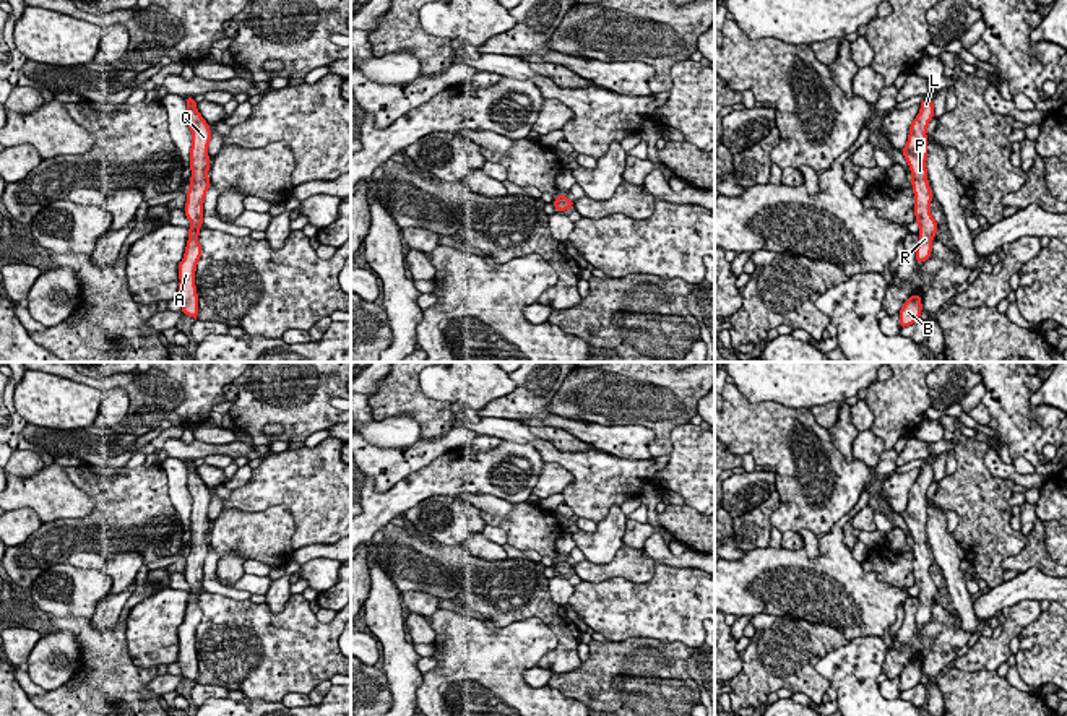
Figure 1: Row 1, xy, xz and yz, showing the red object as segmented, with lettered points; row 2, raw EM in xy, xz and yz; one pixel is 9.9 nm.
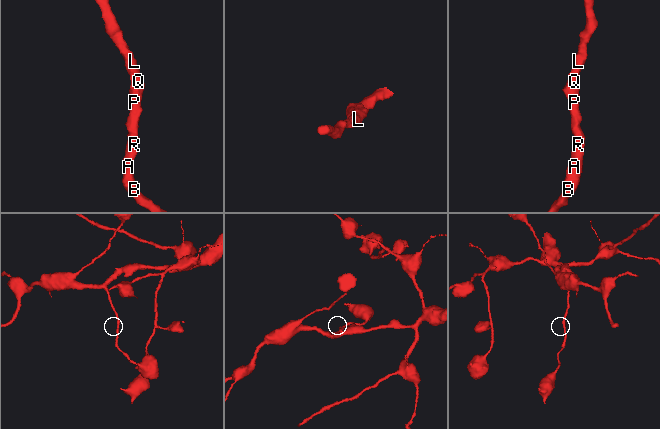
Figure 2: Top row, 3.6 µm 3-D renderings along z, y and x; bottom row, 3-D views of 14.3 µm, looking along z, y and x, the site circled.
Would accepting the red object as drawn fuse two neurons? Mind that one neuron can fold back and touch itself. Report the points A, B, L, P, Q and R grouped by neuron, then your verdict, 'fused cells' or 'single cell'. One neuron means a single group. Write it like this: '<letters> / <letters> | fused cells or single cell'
A B L P Q R | single cell

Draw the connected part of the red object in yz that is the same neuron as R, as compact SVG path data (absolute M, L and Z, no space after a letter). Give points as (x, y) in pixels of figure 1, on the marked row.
M932 99L921 102L921 110L909 127L906 146L901 149L909 169L914 192L914 214L919 224L919 244L916 248L918 263L926 261L932 252L932 239L935 237L937 222L934 221L929 205L932 193L927 182L926 159L927 159L927 136L926 130L934 117Z

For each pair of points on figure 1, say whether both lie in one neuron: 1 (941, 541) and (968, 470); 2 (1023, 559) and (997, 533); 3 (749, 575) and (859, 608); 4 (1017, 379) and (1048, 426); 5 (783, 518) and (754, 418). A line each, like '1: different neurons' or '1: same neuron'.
1: different neurons
2: different neurons
3: same neuron
4: same neuron
5: same neuron

